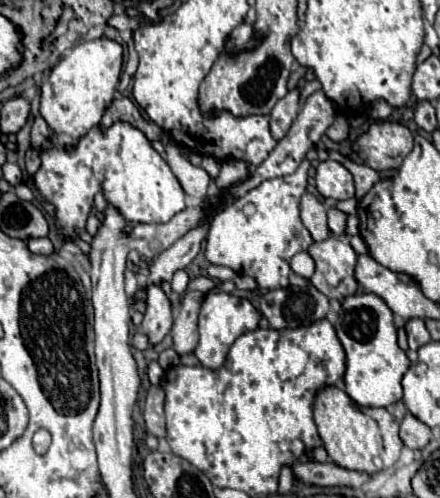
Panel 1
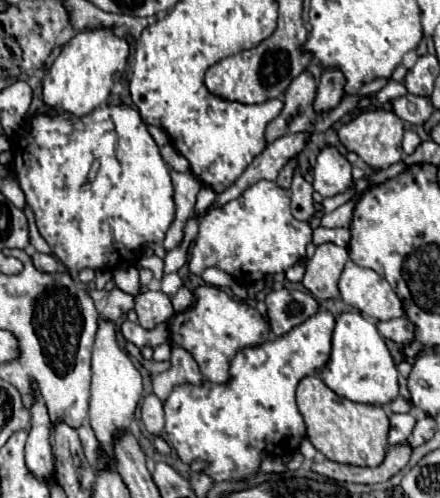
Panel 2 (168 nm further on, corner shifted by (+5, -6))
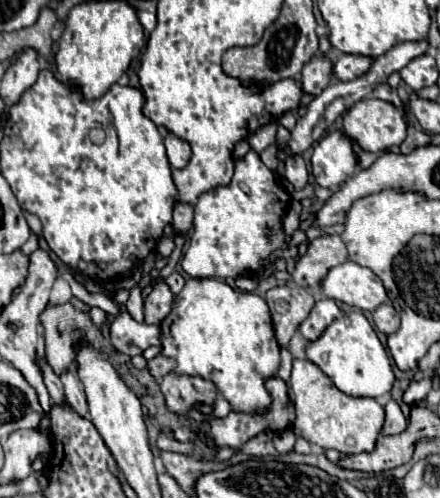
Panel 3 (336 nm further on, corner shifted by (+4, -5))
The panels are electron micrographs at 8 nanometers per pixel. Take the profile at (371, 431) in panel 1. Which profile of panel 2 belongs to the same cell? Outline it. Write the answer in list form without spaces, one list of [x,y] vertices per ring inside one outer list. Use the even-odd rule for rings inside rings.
[[[307,376],[297,388],[297,406],[307,424],[309,442],[329,460],[377,468],[387,456],[389,418],[381,406],[357,404],[337,396],[319,376]]]

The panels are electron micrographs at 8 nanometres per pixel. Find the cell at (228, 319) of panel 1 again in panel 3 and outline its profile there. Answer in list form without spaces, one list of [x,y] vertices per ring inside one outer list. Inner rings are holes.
[[[188,279],[184,289],[174,297],[170,315],[160,323],[160,347],[160,353],[148,361],[152,377],[164,377],[168,373],[196,375],[212,381],[234,411],[264,413],[270,407],[272,399],[264,383],[278,373],[280,345],[274,335],[268,305],[256,293],[234,289],[218,279]]]

